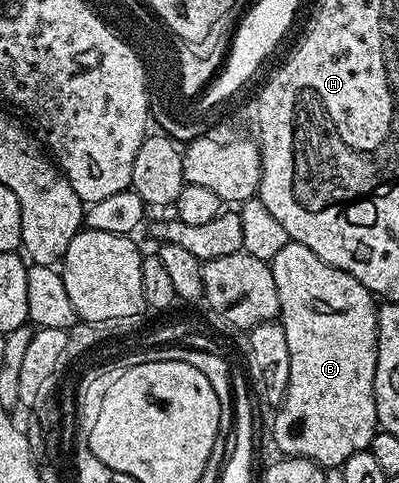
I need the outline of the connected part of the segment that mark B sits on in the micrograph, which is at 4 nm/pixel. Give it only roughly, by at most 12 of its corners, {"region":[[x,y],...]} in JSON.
{"region":[[289,241],[273,441],[340,467],[379,432],[374,293]]}

